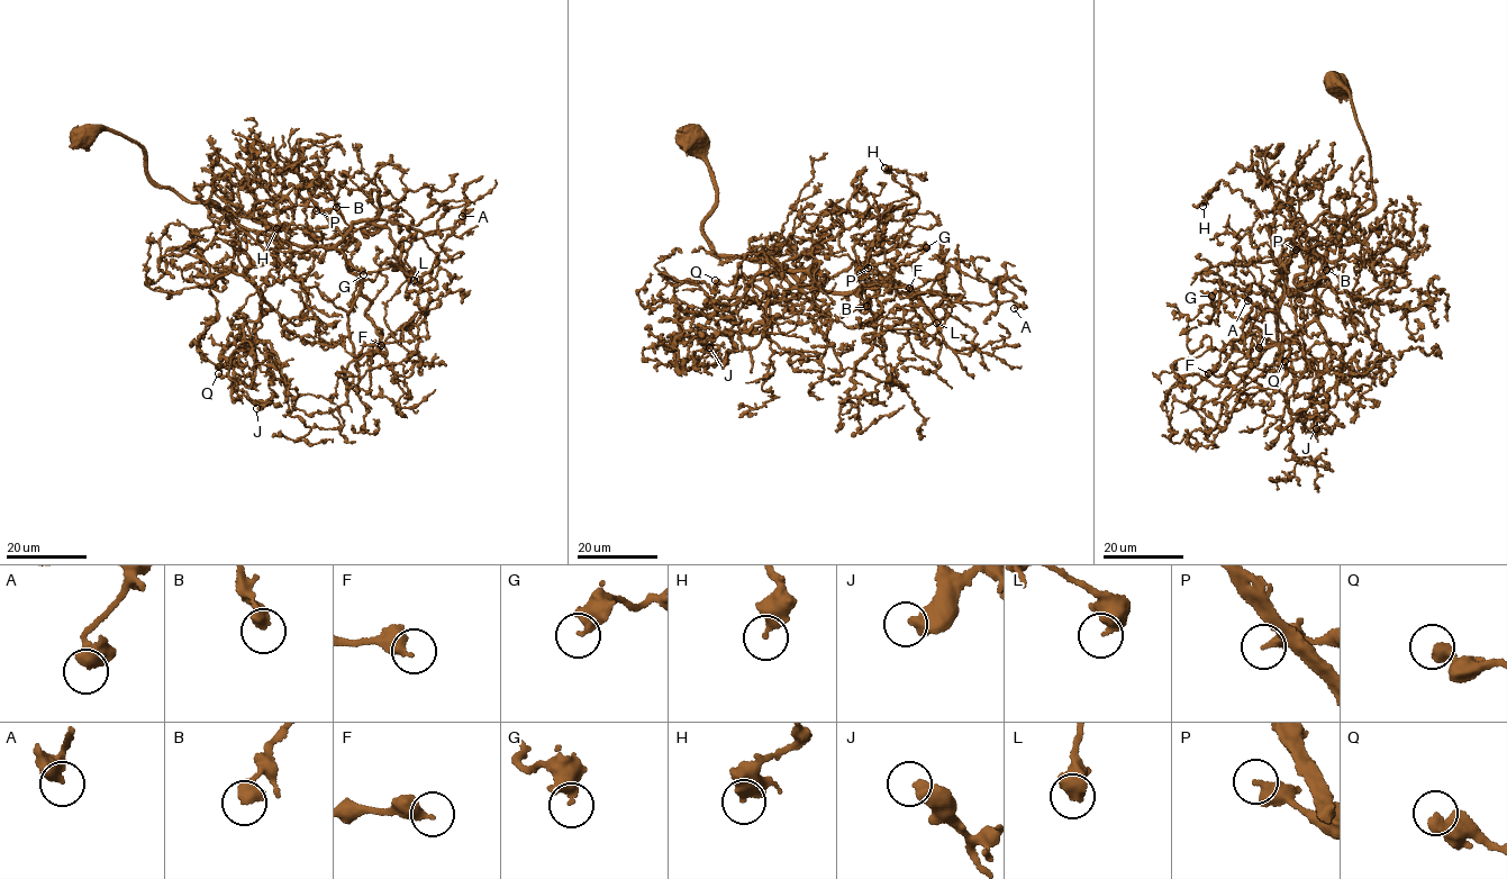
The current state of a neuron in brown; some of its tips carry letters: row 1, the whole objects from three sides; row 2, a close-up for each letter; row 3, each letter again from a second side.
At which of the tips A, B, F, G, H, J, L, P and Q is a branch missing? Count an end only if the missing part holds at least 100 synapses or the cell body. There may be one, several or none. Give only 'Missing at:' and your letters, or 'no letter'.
Missing at: no letter

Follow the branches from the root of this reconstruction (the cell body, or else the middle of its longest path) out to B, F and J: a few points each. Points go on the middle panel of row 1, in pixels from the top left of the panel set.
B: (691, 138), (716, 195), (701, 226), (716, 253), (849, 295), (886, 281), (867, 259), (896, 251), (867, 306)
F: (691, 138), (716, 195), (701, 226), (718, 254), (838, 293), (875, 289), (875, 315), (862, 291), (909, 288)
J: (691, 138), (716, 253), (816, 283), (771, 273), (763, 318), (723, 361), (709, 347)

